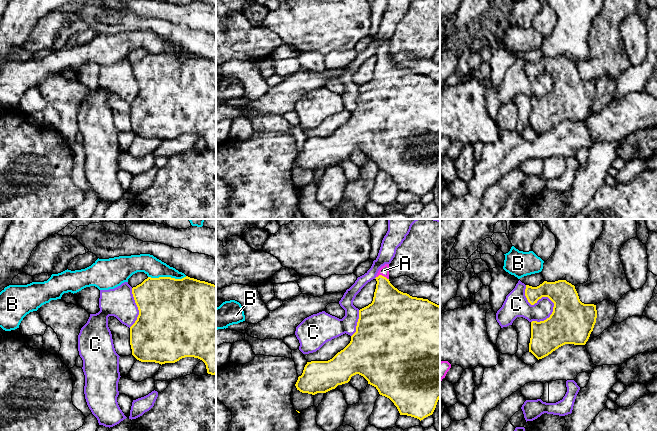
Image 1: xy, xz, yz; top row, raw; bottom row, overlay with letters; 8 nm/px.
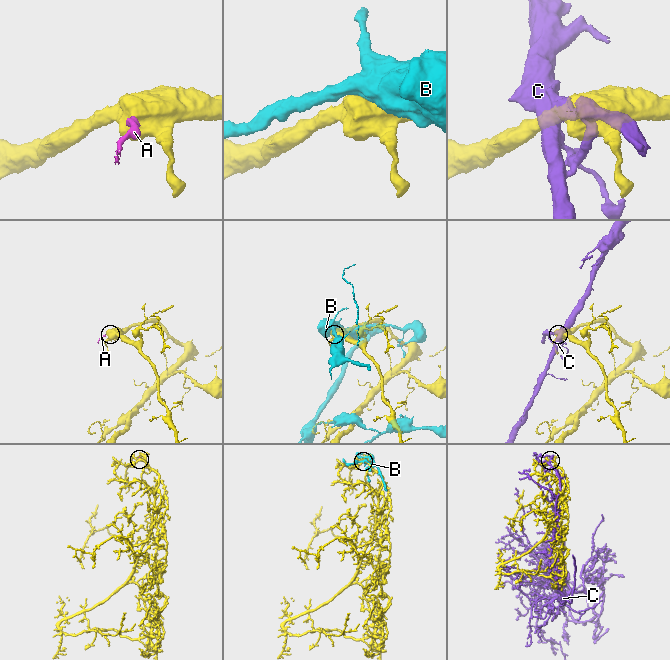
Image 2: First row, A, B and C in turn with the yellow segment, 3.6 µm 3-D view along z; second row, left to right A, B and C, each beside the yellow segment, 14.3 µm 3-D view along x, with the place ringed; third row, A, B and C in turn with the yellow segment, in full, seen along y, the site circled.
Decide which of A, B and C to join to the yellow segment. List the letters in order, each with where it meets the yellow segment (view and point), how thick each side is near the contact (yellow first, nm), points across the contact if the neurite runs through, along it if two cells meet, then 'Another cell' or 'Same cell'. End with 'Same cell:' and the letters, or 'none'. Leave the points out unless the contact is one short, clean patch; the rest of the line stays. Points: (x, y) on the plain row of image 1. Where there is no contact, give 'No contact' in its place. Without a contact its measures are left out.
A: Touches yellow at xz (381, 51). Thickness 280 nm (yellow) against 80 nm. Path across: xz (389, 81), (381, 51), (384, 46). Same cell
B: Touches yellow at xy (167, 53). Thickness 480 nm (yellow) against 160 nm. Another cell
C: Touches yellow at yz (541, 73). Thickness 260 nm (yellow) against 190 nm. Another cell
Same cell: A

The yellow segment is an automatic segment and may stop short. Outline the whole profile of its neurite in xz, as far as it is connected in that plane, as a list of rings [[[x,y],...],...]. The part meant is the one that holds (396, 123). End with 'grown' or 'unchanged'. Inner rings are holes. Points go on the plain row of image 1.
[[[389,40],[382,42],[376,51],[373,77],[359,86],[356,108],[350,119],[328,137],[307,138],[295,160],[302,169],[326,169],[338,161],[348,159],[352,152],[363,152],[380,171],[389,174],[400,191],[419,195],[433,190],[440,175],[440,82],[428,75],[412,73],[395,64],[389,57]]]; grown

